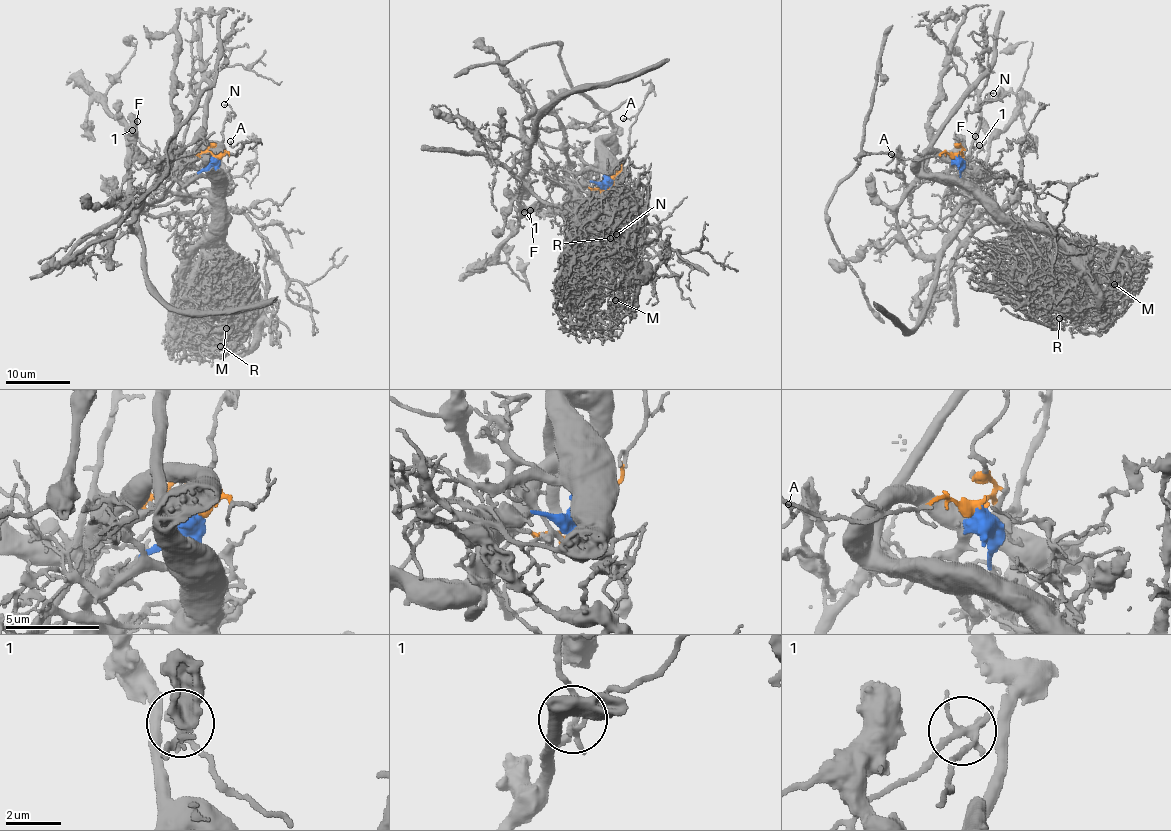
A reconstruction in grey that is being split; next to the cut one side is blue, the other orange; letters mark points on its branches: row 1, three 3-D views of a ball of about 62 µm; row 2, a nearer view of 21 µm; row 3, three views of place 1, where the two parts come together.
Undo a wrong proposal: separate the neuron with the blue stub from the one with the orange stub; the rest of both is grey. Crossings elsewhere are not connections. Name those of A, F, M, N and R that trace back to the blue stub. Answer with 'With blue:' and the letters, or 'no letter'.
With blue: F, M, R

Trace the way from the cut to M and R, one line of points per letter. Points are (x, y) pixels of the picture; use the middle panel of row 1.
M: (608, 181), (575, 182), (585, 191), (603, 196), (606, 239), (636, 266), (633, 279), (629, 277), (615, 300)
R: (608, 181), (575, 182), (603, 196), (609, 232), (628, 225), (634, 244), (636, 238), (629, 245), (610, 239)

